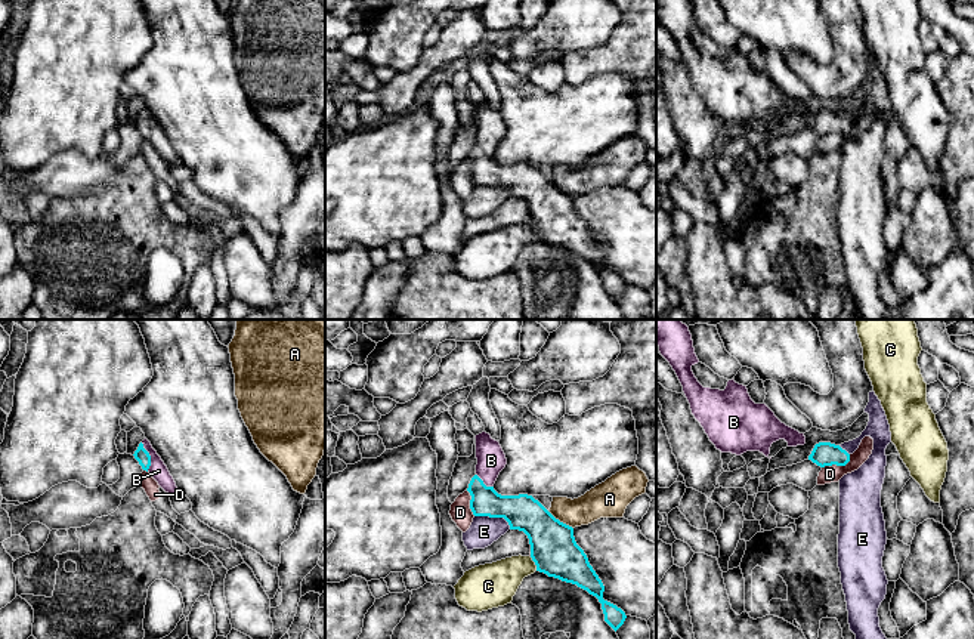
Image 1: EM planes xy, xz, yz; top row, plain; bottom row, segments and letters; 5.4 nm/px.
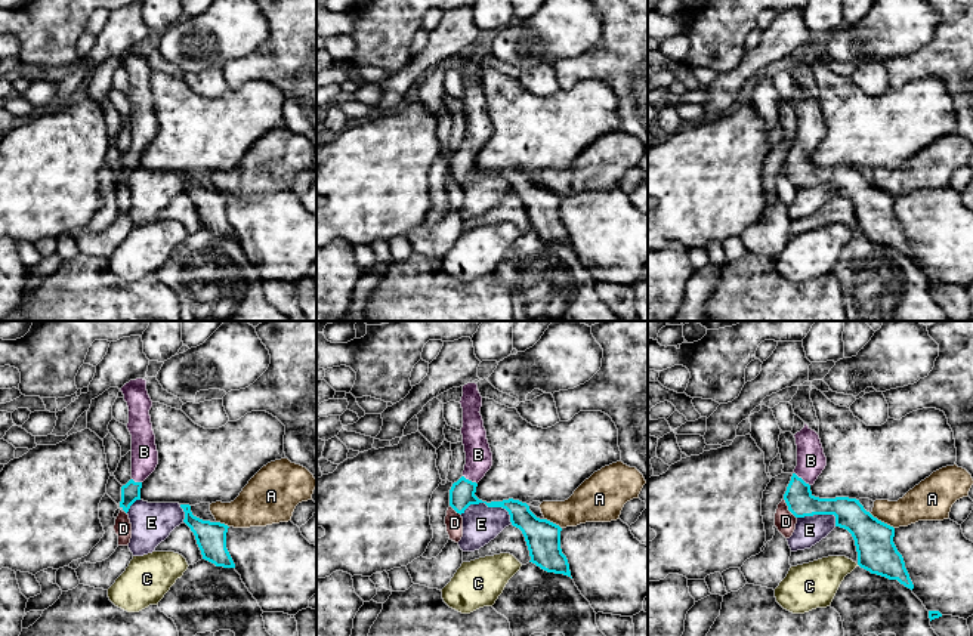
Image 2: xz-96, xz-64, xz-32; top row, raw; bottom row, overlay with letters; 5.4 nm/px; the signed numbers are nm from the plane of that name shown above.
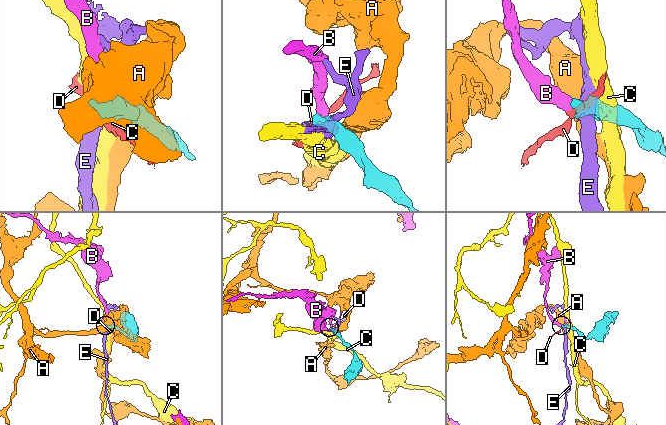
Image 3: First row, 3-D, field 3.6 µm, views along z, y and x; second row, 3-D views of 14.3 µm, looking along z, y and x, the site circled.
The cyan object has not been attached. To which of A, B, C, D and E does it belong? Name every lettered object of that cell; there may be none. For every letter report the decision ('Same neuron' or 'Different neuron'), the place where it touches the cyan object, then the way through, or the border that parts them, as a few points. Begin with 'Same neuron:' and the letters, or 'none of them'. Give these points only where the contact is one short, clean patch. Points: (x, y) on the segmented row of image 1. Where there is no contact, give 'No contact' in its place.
Same neuron: B
A: Different neuron. Touches cyan at xz (559, 521). Boundary: xz (547, 511), (572, 528)
B: Same neuron. Touches cyan at xy (150, 457). Path across: xy (141, 454), (150, 457), (158, 471)
C: Different neuron. Touches cyan at xz (535, 564). Boundary: xz (529, 556), (537, 570)
D: Different neuron. Touches cyan at yz (838, 465). Boundary: yz (850, 454), (844, 465), (825, 465), (822, 468)
E: Different neuron. Touches cyan at xz (494, 516). Boundary: xz (475, 515), (501, 516), (510, 528)

